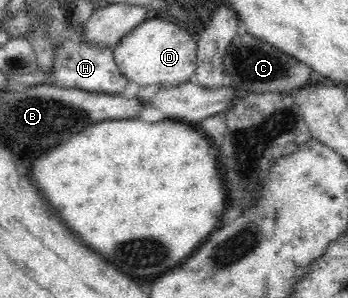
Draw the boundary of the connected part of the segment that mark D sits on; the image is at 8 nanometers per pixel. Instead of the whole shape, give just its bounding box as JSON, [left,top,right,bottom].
[113,16,197,88]

